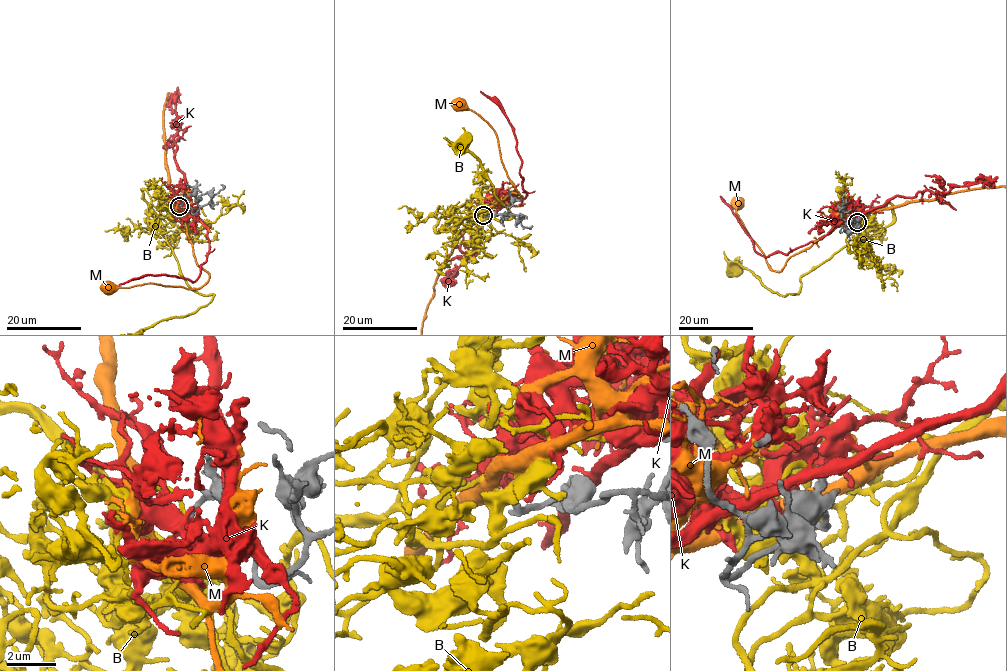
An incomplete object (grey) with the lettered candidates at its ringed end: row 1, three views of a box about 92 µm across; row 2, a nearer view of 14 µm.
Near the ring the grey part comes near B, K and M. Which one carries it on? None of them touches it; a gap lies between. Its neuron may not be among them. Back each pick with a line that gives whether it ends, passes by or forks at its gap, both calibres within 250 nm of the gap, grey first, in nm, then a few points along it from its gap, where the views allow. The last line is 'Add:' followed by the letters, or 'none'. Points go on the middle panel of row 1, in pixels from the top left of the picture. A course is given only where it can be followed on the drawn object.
B: it ends there; 280 nm thick on the grey side, 320 nm on the other; it runs (483, 213), (473, 229), (454, 226), (488, 210), (496, 219), (512, 216), (477, 156), (461, 145)
Add: B

